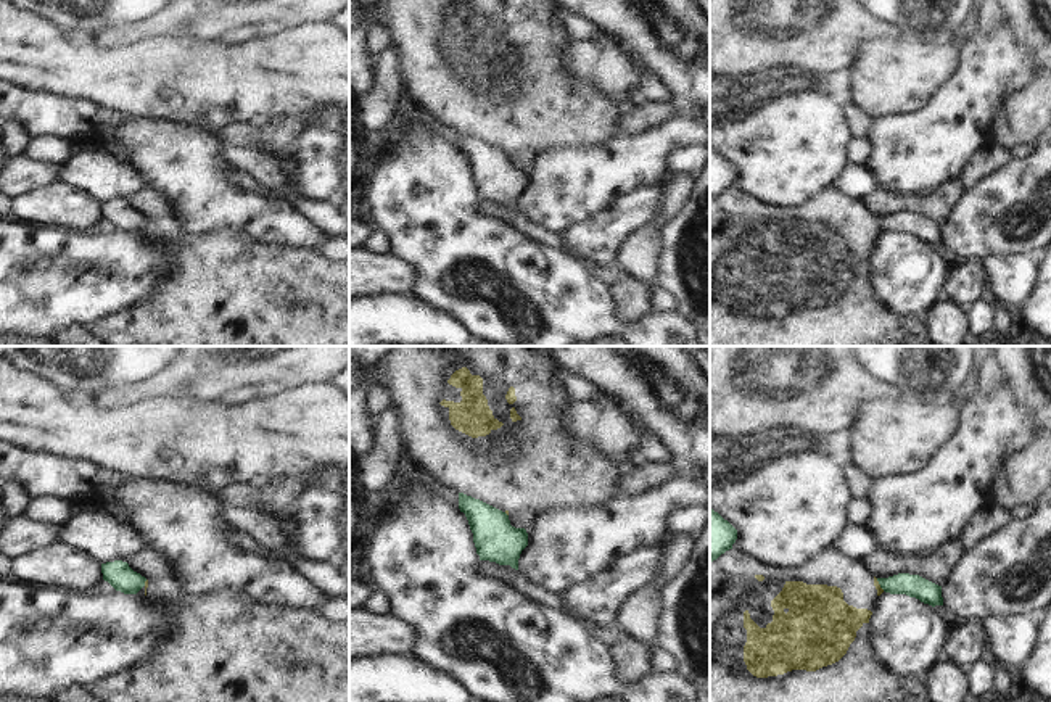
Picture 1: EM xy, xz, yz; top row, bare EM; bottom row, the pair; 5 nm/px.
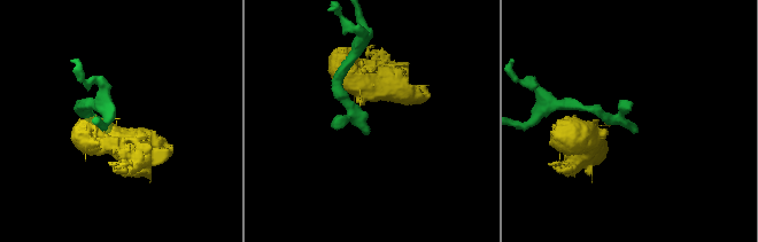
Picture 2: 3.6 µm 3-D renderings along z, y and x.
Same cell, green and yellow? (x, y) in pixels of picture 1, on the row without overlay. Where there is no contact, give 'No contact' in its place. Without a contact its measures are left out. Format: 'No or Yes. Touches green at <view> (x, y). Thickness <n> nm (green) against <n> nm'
No. Touches green at yz (879, 222). Thickness 110 nm (green) against 30 nm

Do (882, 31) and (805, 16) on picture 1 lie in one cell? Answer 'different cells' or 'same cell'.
same cell

